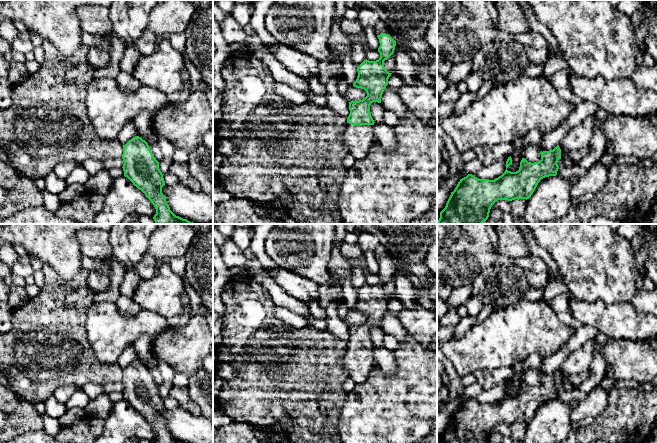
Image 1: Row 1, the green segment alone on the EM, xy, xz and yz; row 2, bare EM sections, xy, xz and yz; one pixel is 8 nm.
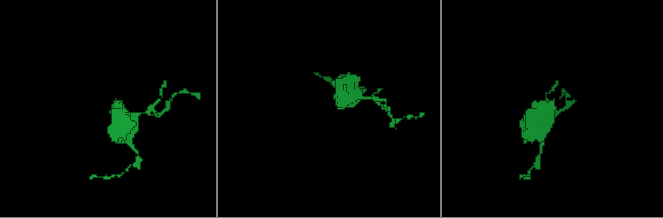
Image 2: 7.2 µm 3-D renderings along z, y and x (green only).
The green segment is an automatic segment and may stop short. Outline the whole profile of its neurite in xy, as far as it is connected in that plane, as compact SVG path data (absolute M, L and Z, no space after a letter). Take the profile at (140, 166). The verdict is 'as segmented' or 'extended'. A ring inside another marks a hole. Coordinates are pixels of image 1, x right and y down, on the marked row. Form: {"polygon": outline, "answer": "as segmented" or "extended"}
{"polygon": "M139 136L123 145L123 171L134 186L141 190L156 208L155 224L194 224L176 216L162 193L165 185L159 162L152 154L148 143Z", "answer": "as segmented"}

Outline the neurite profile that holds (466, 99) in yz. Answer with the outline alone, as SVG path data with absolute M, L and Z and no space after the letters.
M470 91L461 94L459 99L455 102L453 114L459 115L463 112L474 100L476 100L476 93Z

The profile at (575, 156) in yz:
M589 146L588 148L582 149L580 151L573 151L573 152L561 152L561 158L562 159L566 159L566 158L570 158L573 162L575 162L576 164L587 154L589 154L591 151L591 146Z

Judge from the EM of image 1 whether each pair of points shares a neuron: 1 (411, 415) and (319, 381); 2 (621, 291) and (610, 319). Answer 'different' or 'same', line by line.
1: different
2: different

